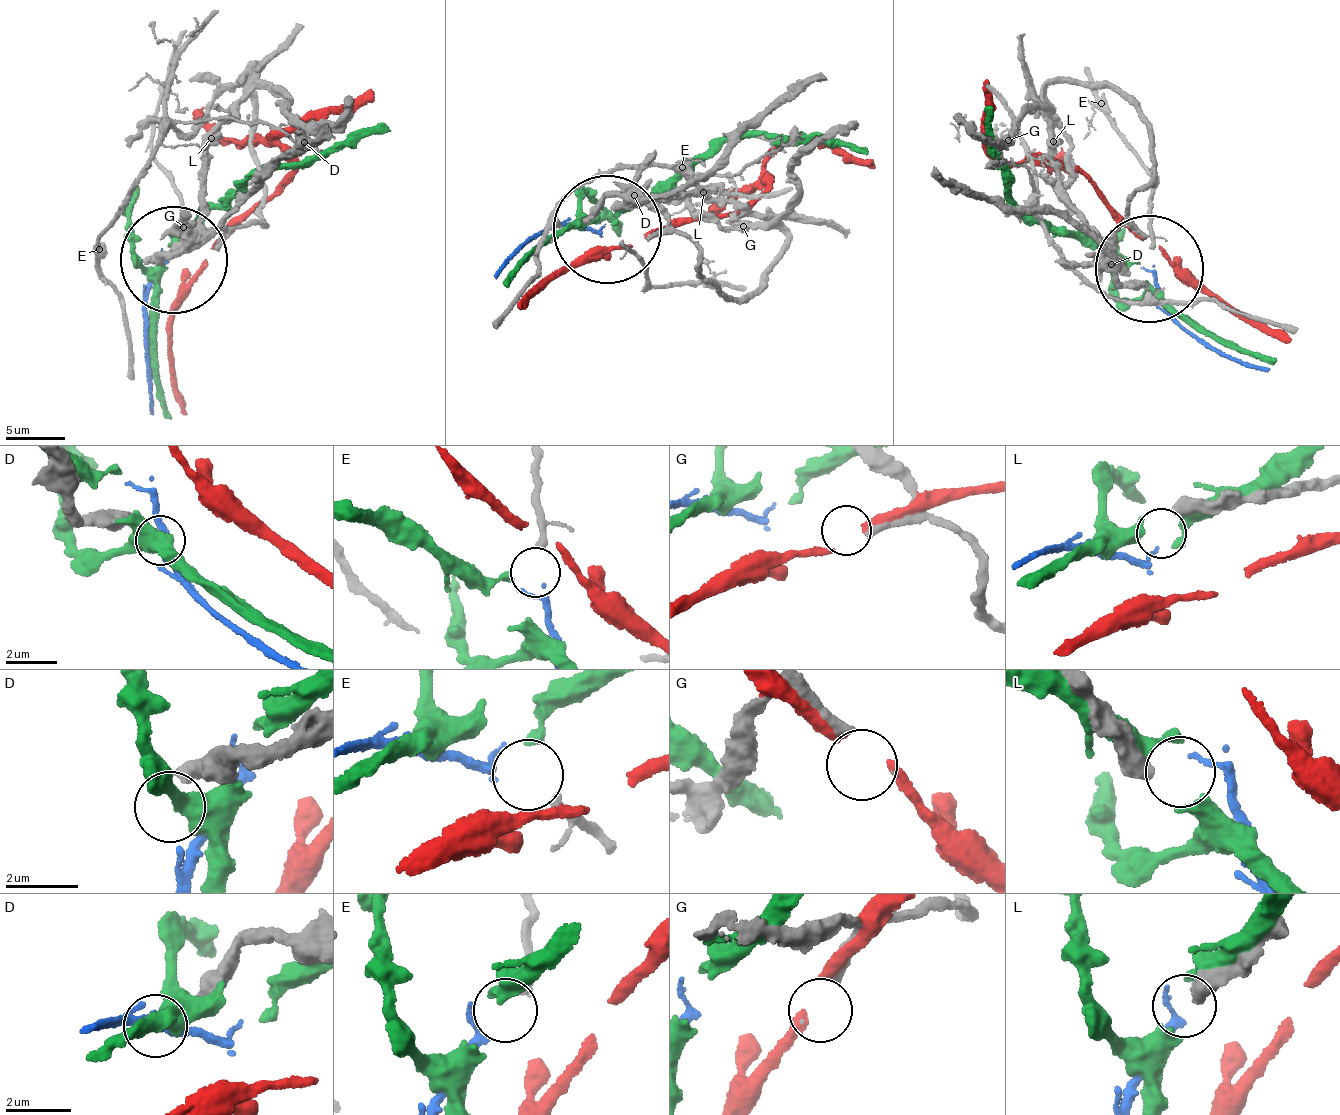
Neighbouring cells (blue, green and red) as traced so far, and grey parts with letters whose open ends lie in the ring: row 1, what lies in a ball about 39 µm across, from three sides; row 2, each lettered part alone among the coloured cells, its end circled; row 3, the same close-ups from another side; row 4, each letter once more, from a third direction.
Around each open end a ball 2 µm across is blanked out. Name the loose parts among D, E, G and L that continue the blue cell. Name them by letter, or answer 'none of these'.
E

